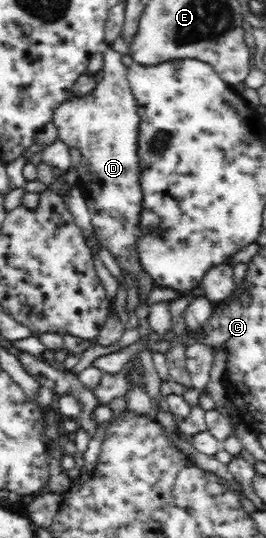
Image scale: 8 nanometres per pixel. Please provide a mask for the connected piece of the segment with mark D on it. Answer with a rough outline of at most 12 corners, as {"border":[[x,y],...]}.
{"border":[[122,55],[55,108],[95,236],[137,277],[140,117]]}

